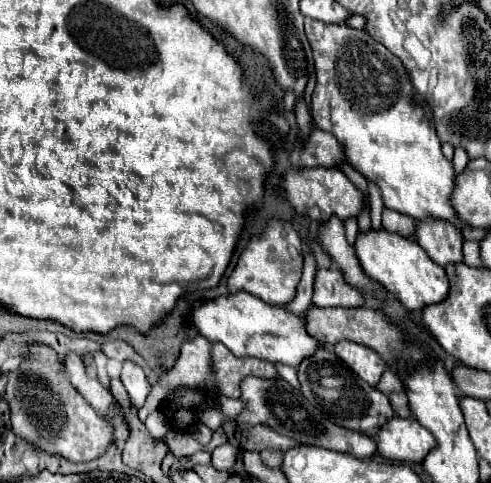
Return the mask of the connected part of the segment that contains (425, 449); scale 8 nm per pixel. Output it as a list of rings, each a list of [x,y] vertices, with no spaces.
[[[395,416],[377,434],[379,454],[397,462],[423,462],[435,444],[435,436],[415,418],[403,420]]]

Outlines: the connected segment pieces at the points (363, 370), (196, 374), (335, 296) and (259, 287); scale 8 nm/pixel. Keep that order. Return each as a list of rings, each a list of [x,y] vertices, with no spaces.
[[[339,342],[333,346],[333,352],[367,384],[377,386],[381,374],[385,372],[383,360],[379,360],[379,356],[375,352],[371,352],[371,348],[363,348],[359,344],[351,344],[351,342]]]
[[[195,336],[189,342],[181,346],[181,354],[175,362],[175,366],[161,374],[161,378],[153,384],[145,404],[139,408],[139,420],[145,422],[145,418],[157,410],[165,396],[179,384],[183,386],[203,386],[209,384],[213,378],[211,358],[209,358],[209,340],[203,340],[203,336]]]
[[[317,270],[315,276],[315,306],[363,306],[365,296],[343,278],[341,270]]]
[[[271,220],[267,224],[267,230],[263,238],[253,238],[245,250],[241,252],[241,258],[233,270],[233,276],[229,276],[227,286],[229,292],[249,292],[257,296],[259,300],[275,306],[285,306],[295,298],[297,284],[301,280],[303,270],[303,256],[301,256],[301,238],[295,226],[287,222]]]

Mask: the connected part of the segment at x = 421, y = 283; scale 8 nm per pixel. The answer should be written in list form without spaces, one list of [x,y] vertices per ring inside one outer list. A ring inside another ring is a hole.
[[[369,230],[367,234],[357,234],[355,242],[357,258],[373,280],[377,280],[387,292],[391,292],[409,312],[423,310],[429,304],[439,304],[449,294],[449,280],[445,268],[439,268],[427,260],[427,254],[419,244],[407,240],[405,236],[387,230]]]

